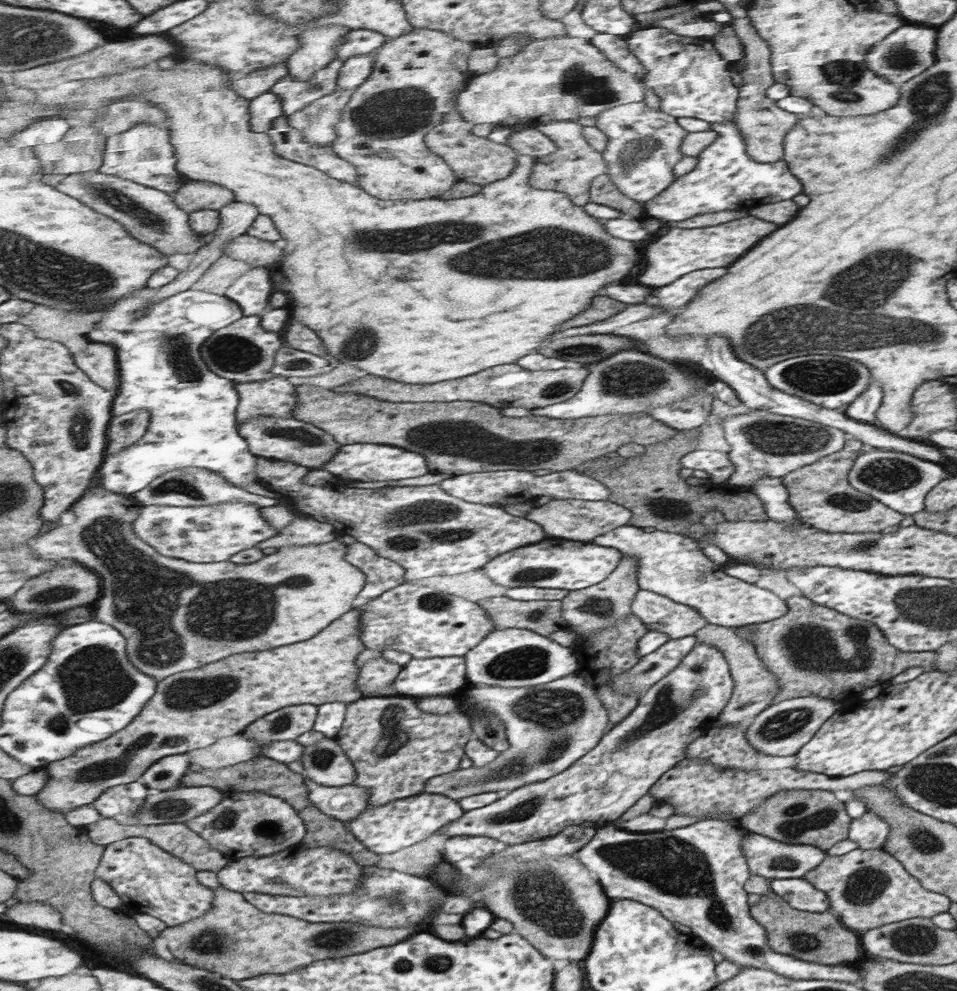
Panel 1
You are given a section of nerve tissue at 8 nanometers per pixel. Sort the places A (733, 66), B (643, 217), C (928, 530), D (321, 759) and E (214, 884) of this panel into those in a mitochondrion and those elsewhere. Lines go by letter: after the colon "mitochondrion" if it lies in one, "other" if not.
A: other
B: other
C: other
D: mitochondrion
E: other

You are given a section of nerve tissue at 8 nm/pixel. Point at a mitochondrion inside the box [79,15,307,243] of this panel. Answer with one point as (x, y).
(117, 199)

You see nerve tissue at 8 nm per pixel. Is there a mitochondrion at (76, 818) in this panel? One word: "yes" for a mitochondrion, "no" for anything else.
no

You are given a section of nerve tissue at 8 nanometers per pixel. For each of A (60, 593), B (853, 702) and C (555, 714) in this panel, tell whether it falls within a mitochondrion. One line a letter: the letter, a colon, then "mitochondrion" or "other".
A: mitochondrion
B: other
C: mitochondrion

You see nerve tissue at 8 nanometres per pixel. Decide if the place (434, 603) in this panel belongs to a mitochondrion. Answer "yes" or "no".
yes

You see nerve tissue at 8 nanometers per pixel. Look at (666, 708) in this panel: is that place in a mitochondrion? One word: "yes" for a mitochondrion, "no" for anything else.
yes

